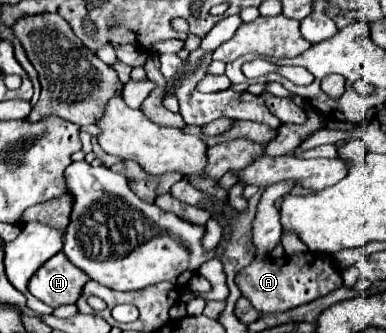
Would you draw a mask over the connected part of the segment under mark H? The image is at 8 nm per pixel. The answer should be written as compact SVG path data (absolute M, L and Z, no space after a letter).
M58 252L30 278L28 292L44 304L58 308L62 304L74 304L88 280L86 272L78 270L62 252Z

